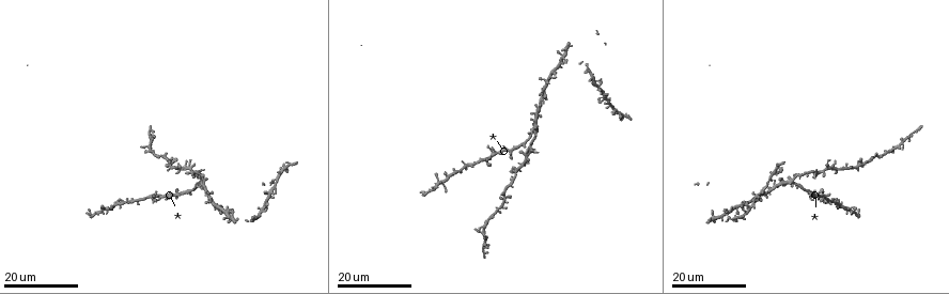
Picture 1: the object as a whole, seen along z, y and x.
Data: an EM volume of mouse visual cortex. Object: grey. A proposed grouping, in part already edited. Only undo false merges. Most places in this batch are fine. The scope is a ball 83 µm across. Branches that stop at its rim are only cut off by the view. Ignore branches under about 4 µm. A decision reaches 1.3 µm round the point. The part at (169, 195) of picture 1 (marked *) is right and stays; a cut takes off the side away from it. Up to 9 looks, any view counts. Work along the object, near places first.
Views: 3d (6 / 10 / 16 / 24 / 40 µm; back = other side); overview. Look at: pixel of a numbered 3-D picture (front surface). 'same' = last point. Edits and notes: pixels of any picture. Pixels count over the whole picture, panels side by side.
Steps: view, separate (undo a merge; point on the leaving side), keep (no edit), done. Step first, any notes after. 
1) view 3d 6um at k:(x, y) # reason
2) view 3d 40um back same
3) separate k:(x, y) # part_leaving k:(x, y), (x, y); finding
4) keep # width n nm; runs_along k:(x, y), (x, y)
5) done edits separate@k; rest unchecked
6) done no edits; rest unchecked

view 3d 16um at 1:(789, 182) # four or more arms meet

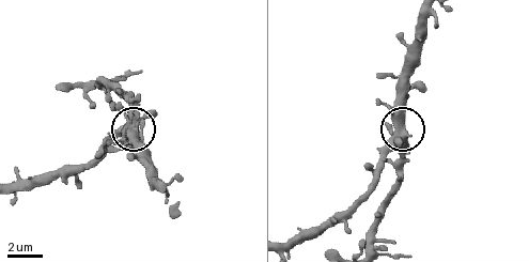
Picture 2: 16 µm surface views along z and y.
view 3d 6um at 2:(403, 140)

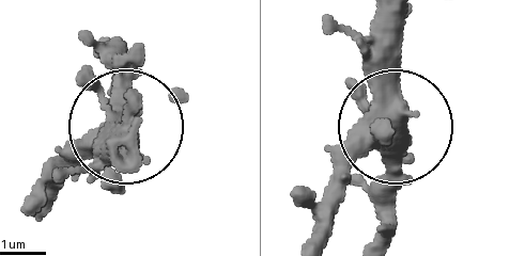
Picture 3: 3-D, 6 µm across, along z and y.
view 3d 6um back at 3:(395, 126)

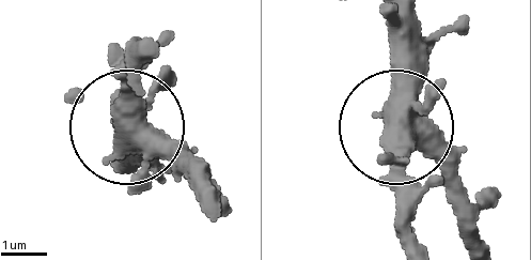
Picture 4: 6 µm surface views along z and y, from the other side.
keep # arms 4; runs_along 4:(480, 239), (446, 169), (404, 131), (400, 212); continuous, no second neuron

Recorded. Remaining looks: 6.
view 3d 24um at 1:(529, 155) # calibre changes

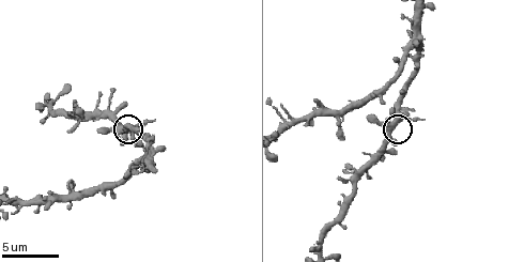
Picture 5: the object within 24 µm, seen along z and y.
view 3d 10um at 5:(395, 125) # closer look

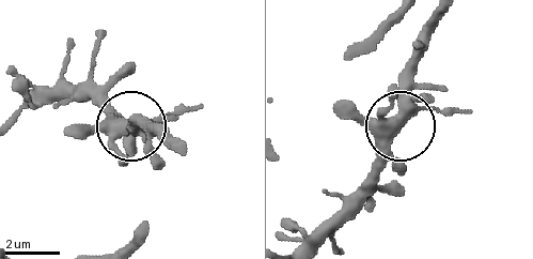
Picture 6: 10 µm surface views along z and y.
keep # width 410 nm; all the same neuron

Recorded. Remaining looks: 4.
view 3d 24um at 1:(496, 211) # two arms in line, one across

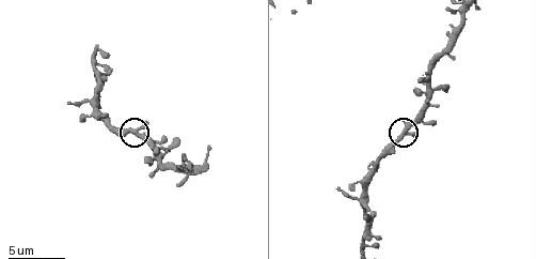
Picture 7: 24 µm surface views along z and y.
view 3d 10um at 7:(130, 130) # zoom in

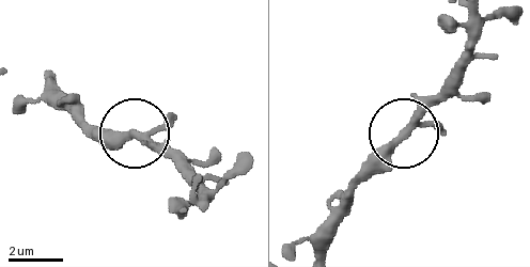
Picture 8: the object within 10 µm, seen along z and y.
keep # width 270 nm; runs_along 8:(474, 19), (461, 75), (353, 183); one neuron here

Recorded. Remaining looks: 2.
view 3d 16um at 1:(836, 202) # a fork

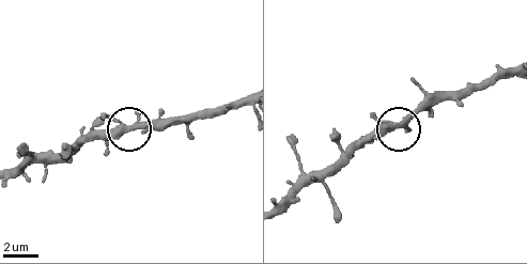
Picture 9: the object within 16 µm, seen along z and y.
view 3d 6um at 9:(121, 128)

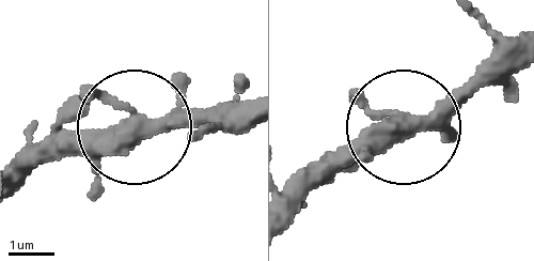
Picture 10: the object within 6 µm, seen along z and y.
keep # side_arm 14 um; runs_along 10:(250, 106), (35, 140); one neuron here

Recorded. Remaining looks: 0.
done no edits; rest unchecked

